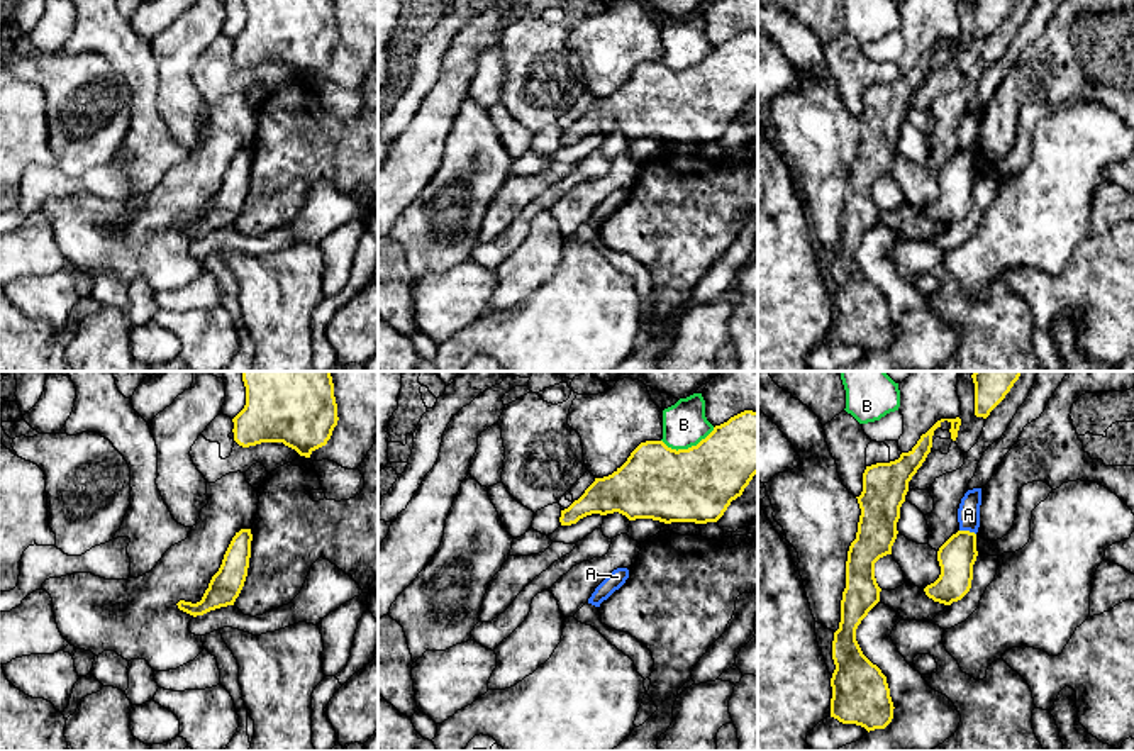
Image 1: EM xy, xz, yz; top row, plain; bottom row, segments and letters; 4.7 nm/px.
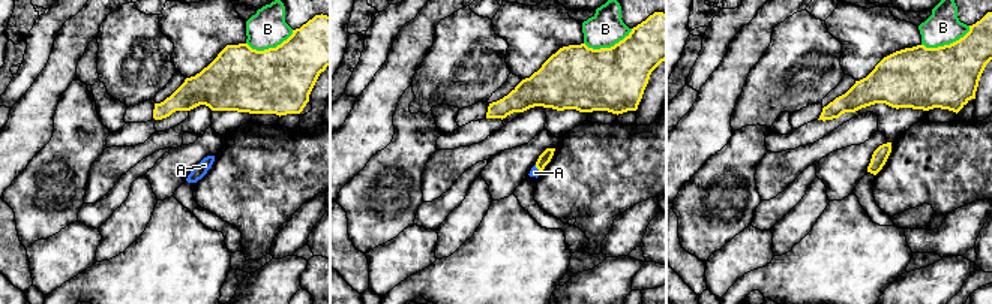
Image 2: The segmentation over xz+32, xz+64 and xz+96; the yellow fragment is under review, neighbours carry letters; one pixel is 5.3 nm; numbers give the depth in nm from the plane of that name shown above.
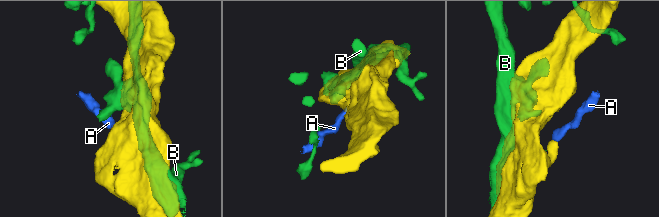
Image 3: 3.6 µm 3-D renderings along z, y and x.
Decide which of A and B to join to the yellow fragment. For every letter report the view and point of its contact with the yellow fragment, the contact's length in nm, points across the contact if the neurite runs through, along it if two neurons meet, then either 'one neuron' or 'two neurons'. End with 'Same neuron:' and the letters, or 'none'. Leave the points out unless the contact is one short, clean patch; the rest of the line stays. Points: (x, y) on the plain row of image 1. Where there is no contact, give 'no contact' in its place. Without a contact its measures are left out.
A: yz (968, 151) | 80 nm | along yz (960, 150), (968, 150), (975, 155) | two neurons
B: xz (689, 68) | 260 nm | two neurons
Same neuron: none

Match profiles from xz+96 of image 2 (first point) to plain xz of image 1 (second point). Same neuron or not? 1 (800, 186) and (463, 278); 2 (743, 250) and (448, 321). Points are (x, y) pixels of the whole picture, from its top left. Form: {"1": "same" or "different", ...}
{"1": "different", "2": "same"}

